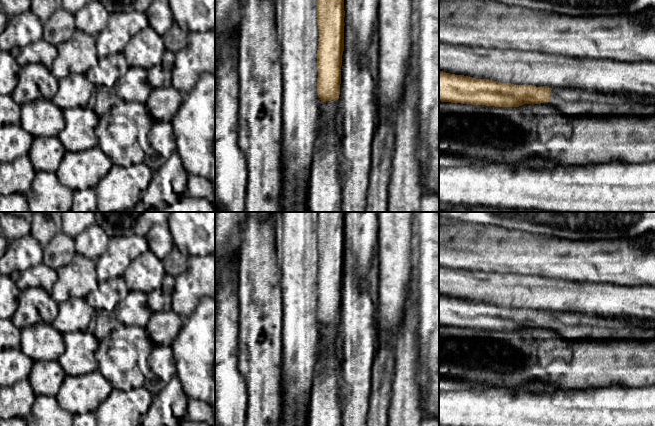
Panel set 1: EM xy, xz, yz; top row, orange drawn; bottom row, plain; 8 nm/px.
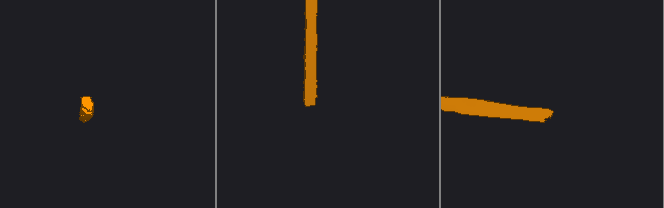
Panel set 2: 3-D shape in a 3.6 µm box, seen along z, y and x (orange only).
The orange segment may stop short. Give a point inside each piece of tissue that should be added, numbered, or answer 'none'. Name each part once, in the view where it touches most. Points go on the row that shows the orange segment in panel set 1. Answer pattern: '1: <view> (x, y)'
1: yz (571, 102)

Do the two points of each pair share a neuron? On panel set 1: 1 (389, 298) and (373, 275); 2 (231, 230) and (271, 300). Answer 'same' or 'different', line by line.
1: different
2: different

